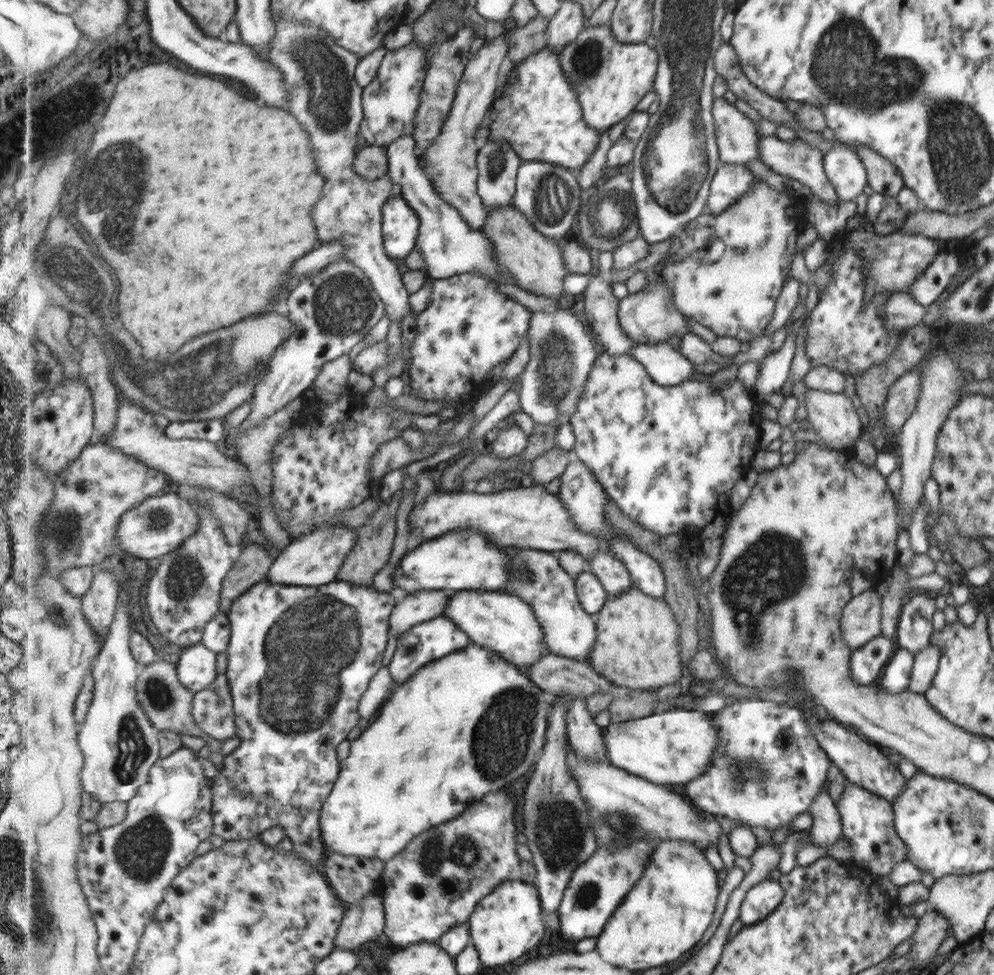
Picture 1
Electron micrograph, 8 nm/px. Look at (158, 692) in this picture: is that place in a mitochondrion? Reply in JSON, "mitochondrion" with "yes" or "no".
{"mitochondrion":"yes"}

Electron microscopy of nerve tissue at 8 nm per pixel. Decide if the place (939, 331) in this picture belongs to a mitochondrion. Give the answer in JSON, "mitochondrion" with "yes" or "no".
{"mitochondrion":"no"}

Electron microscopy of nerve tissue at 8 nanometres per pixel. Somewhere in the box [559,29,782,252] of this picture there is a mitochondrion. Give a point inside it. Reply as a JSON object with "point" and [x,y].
{"point":[585,61]}

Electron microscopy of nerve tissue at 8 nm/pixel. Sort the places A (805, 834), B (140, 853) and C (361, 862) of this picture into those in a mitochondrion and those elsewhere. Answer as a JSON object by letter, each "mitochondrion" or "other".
{"A":"other","B":"mitochondrion","C":"other"}

